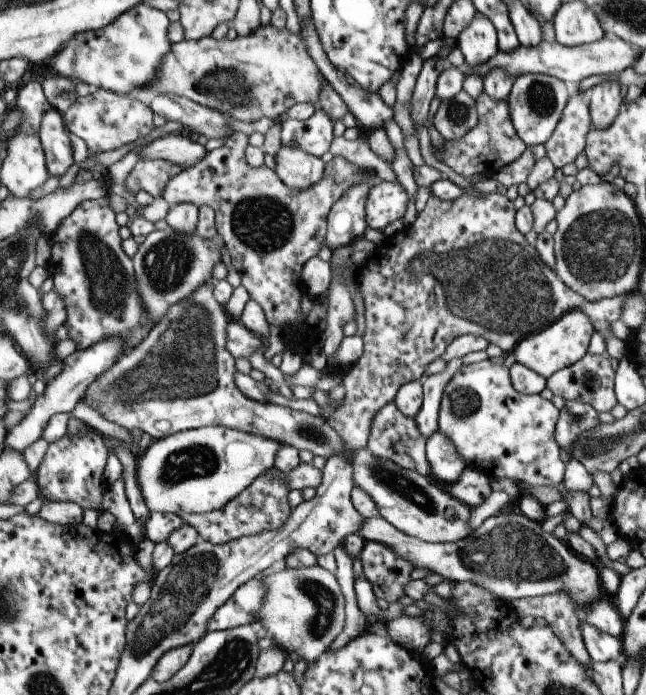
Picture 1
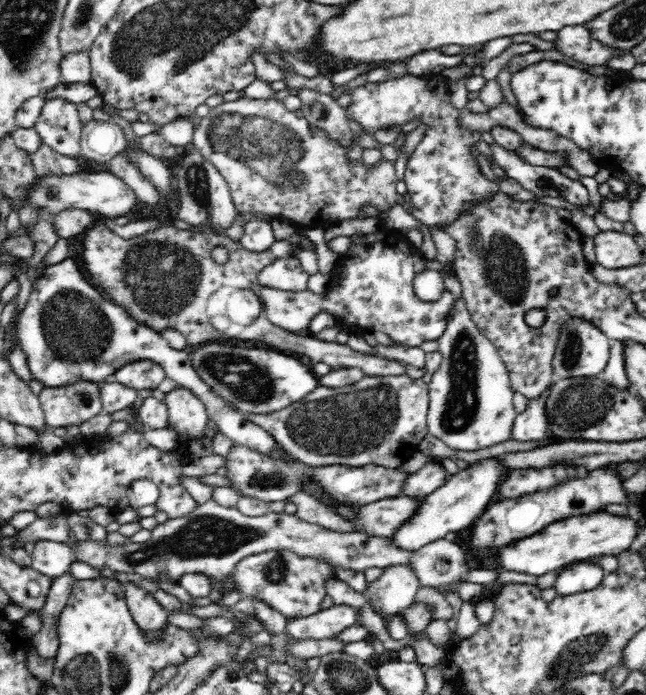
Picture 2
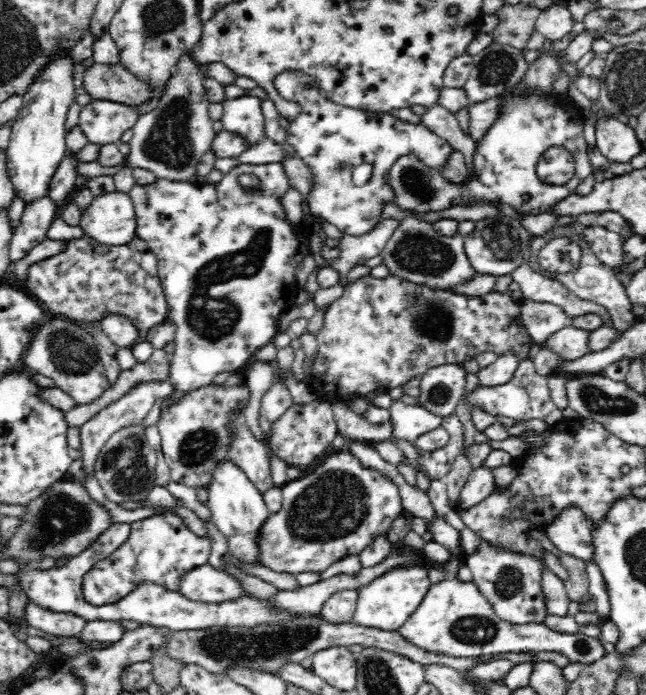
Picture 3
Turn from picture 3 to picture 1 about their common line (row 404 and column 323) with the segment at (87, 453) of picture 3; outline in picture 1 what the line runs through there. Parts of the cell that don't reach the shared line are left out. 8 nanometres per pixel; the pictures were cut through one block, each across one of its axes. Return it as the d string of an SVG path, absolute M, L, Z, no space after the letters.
M315 105L315 112L305 121L284 117L280 121L280 146L293 146L319 158L332 141L331 118Z

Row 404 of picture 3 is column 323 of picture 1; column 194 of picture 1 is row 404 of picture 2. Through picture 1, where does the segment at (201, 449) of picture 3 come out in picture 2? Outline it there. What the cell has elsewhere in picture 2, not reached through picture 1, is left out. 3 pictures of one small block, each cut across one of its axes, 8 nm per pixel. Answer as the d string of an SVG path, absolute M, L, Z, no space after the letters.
M183 387L165 394L168 428L176 431L181 442L190 442L204 436L209 422L204 402L192 391Z

